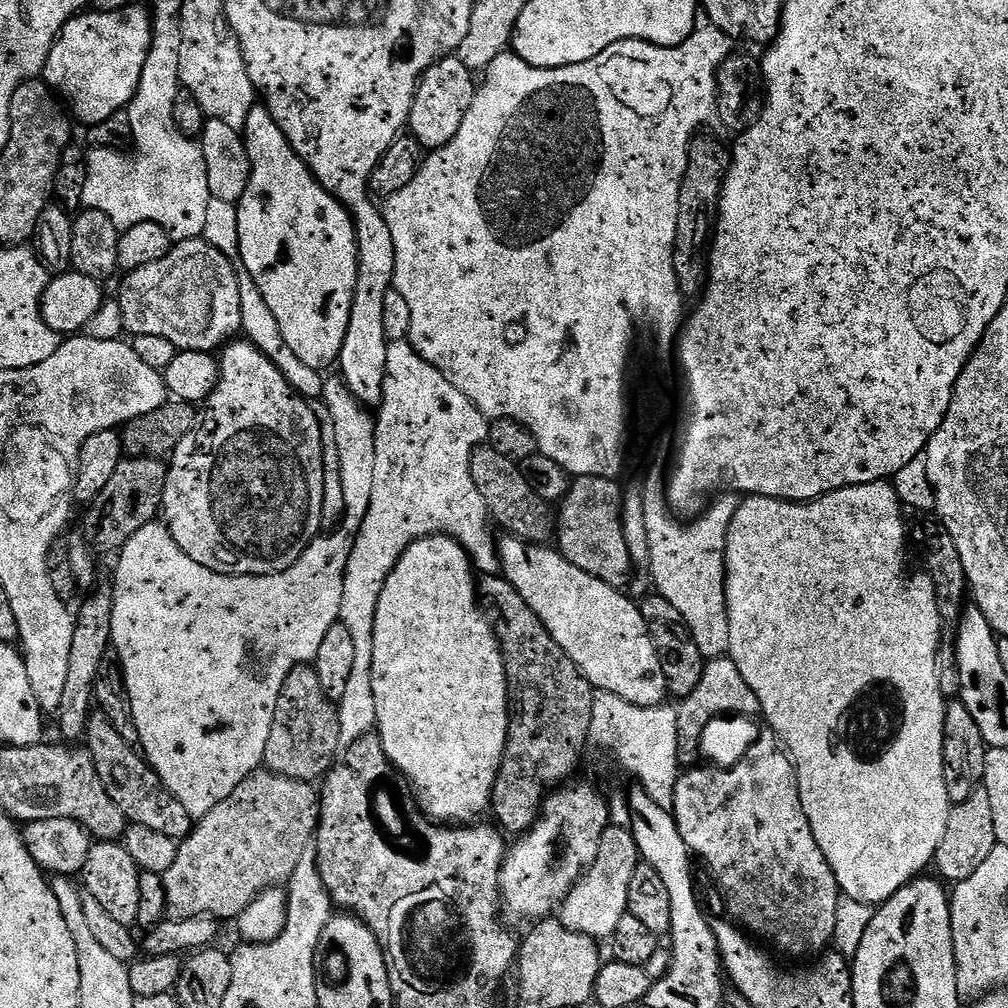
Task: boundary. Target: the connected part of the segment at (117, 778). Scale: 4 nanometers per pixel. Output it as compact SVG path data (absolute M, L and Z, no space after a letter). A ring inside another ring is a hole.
M91 713L88 719L88 731L86 742L89 751L106 769L109 781L115 788L114 798L124 812L125 819L132 824L146 826L147 829L156 830L158 833L166 834L167 837L174 837L178 842L190 835L194 829L194 817L186 810L186 806L164 785L159 772L153 768L149 761L136 749L130 746L129 740L122 734L121 730L106 716L107 713Z

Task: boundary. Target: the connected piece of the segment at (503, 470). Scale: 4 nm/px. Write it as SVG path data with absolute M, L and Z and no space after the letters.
M482 446L473 454L473 476L484 494L491 515L511 535L527 540L529 544L547 545L557 535L558 516L553 505L542 496L515 459L496 446Z

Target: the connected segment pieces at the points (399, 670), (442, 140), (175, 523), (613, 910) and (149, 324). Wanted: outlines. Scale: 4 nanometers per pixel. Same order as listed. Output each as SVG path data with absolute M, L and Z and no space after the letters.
M424 536L416 540L402 554L396 568L382 594L380 595L379 610L376 612L376 626L372 631L372 660L376 663L374 671L374 687L378 705L378 734L384 743L389 759L404 774L405 781L422 797L426 805L426 812L438 822L451 822L456 826L468 826L479 821L484 811L491 809L494 804L496 782L500 777L500 767L504 762L504 752L508 749L508 735L510 733L510 679L508 666L504 659L502 640L497 629L488 621L486 613L480 609L481 597L478 595L478 576L472 573L473 557L459 540L450 536Z
M459 55L445 56L429 66L420 77L412 113L408 116L411 135L415 136L425 149L435 150L446 146L462 130L462 122L476 97L478 80L473 69L460 61Z
M240 338L229 343L223 349L218 363L221 368L221 380L215 391L208 397L206 407L208 413L203 413L202 419L197 423L196 429L186 438L182 438L180 445L170 457L168 486L164 491L163 519L166 521L172 537L182 546L184 552L190 554L200 564L208 568L215 568L233 576L269 576L275 572L286 570L302 558L305 550L311 546L316 537L321 535L324 523L324 449L326 441L324 428L316 417L316 412L292 389L290 381L284 377L285 369L272 360L267 353L247 339Z
M610 826L600 843L600 854L595 864L584 873L583 880L576 883L563 902L564 923L572 931L582 932L593 938L615 937L618 922L622 922L622 918L629 915L630 882L634 878L634 870L641 862L640 847L637 846L636 838L631 831L627 827Z
M197 238L194 240L181 240L170 250L170 254L166 254L166 258L161 258L159 262L150 262L150 266L142 266L141 268L133 268L127 273L128 276L124 280L124 285L120 288L118 299L122 306L122 314L126 314L126 329L133 337L145 336L146 334L155 334L158 338L170 338L170 342L174 342L177 350L185 352L211 352L223 349L243 329L242 322L242 298L240 297L240 276L234 265L233 257L222 254L222 250L218 250L209 240Z

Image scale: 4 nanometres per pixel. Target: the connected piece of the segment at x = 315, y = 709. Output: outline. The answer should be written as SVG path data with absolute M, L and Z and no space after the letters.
M300 665L291 672L276 707L276 724L268 743L266 764L271 771L309 782L319 781L332 771L340 752L342 729L339 707L330 699L315 667Z

